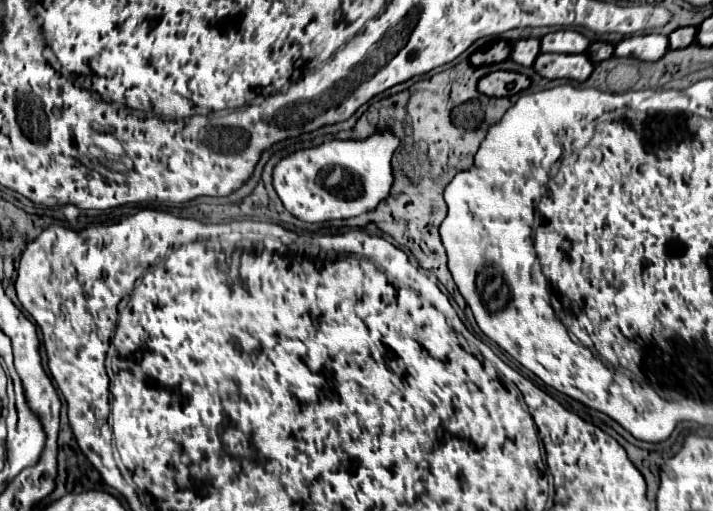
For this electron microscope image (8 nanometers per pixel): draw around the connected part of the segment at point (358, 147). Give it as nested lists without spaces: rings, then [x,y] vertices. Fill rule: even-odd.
[[[377,133],[365,141],[327,141],[321,147],[297,151],[281,159],[273,169],[273,187],[283,203],[283,207],[301,221],[323,223],[333,219],[347,219],[377,207],[375,201],[383,201],[389,195],[393,175],[391,175],[391,155],[399,141],[391,133]]]

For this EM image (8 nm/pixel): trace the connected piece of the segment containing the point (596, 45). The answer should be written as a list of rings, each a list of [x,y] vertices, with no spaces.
[[[593,41],[591,47],[587,49],[587,57],[591,59],[591,63],[599,63],[603,59],[613,57],[613,45],[605,43],[605,41]]]

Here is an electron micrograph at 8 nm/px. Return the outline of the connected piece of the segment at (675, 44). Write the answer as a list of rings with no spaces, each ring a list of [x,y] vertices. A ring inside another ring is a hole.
[[[679,27],[675,31],[669,33],[669,43],[671,43],[671,49],[681,49],[681,47],[687,47],[695,41],[695,33],[697,33],[697,27]]]

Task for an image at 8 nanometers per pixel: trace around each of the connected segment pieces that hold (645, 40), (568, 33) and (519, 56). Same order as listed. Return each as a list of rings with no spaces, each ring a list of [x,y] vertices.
[[[659,33],[631,35],[615,43],[615,57],[633,57],[641,61],[657,61],[669,49],[667,37]]]
[[[559,29],[541,37],[541,51],[543,53],[585,53],[589,43],[591,41],[577,31]]]
[[[519,39],[511,43],[509,59],[519,65],[531,67],[537,55],[539,55],[539,39]]]

